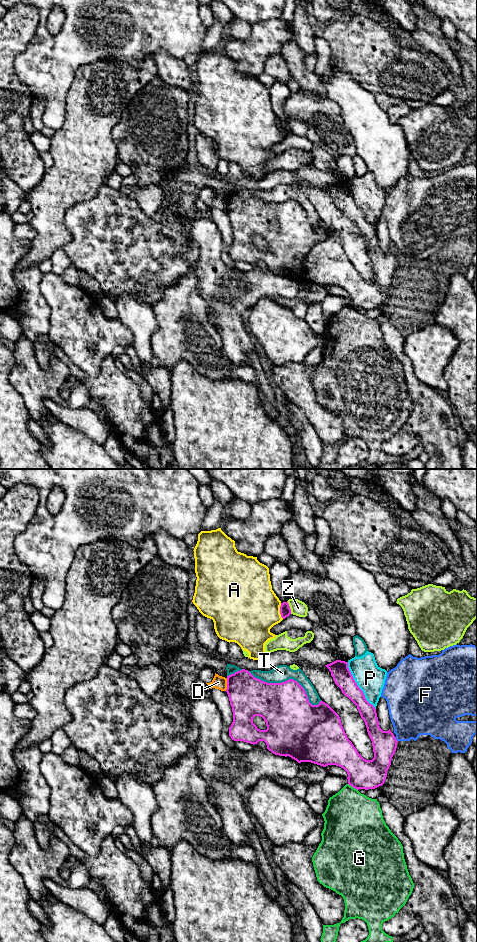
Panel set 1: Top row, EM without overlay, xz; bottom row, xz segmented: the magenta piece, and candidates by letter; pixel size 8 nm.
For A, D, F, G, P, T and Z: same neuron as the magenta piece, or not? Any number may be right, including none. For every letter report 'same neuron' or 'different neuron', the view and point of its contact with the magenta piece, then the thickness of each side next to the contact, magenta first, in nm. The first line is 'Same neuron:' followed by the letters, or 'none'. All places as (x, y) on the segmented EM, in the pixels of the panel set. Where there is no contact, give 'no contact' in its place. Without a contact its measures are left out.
Same neuron: none
A: different neuron | xz (280, 611) | 90/480 nm
D: different neuron | xz (227, 684) | 320/110 nm
F: different neuron | xz (395, 739) | 200/360 nm
G: different neuron | xz (353, 787) | 240/440 nm
P: different neuron | xz (357, 686) | 150/240 nm
T: different neuron | xz (288, 680) | 400/140 nm
Z: different neuron | xz (289, 607) | 90/120 nm

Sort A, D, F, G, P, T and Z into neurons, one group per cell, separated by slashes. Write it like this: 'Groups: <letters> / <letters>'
Groups: A / D / F / G / P / T / Z

